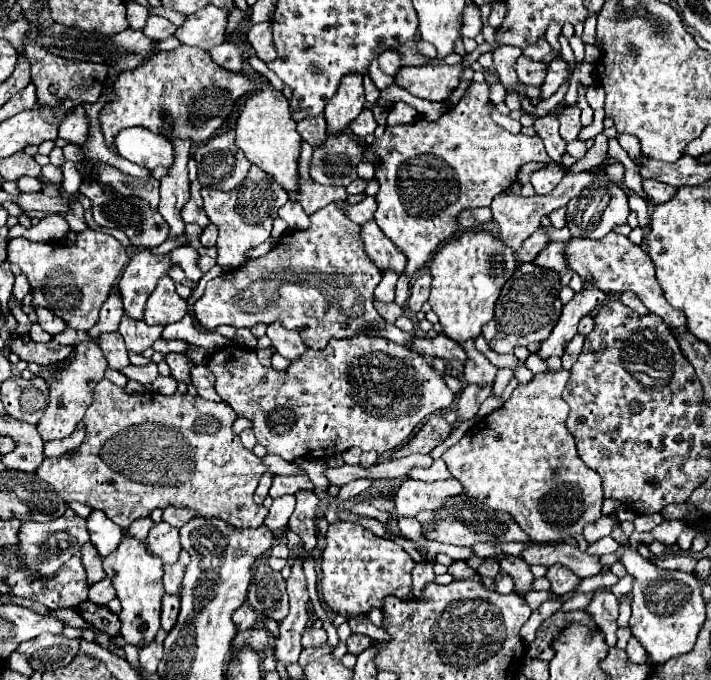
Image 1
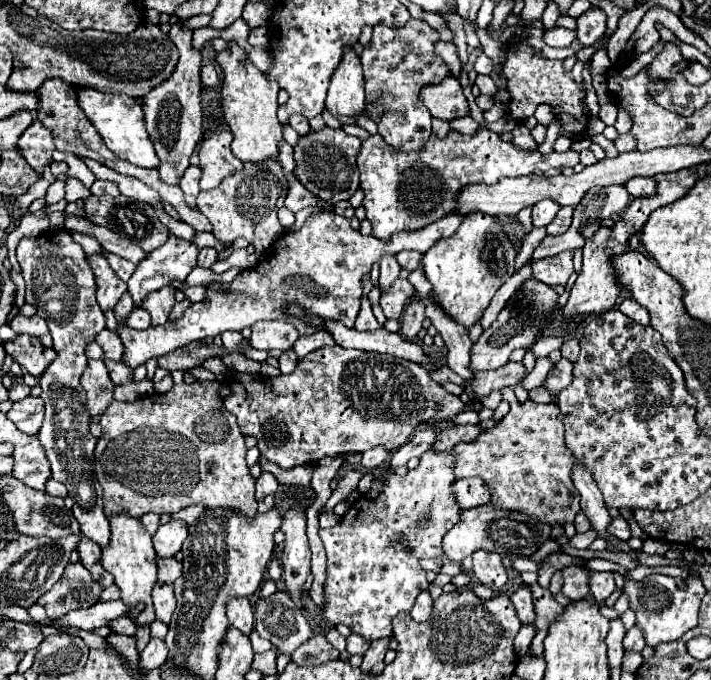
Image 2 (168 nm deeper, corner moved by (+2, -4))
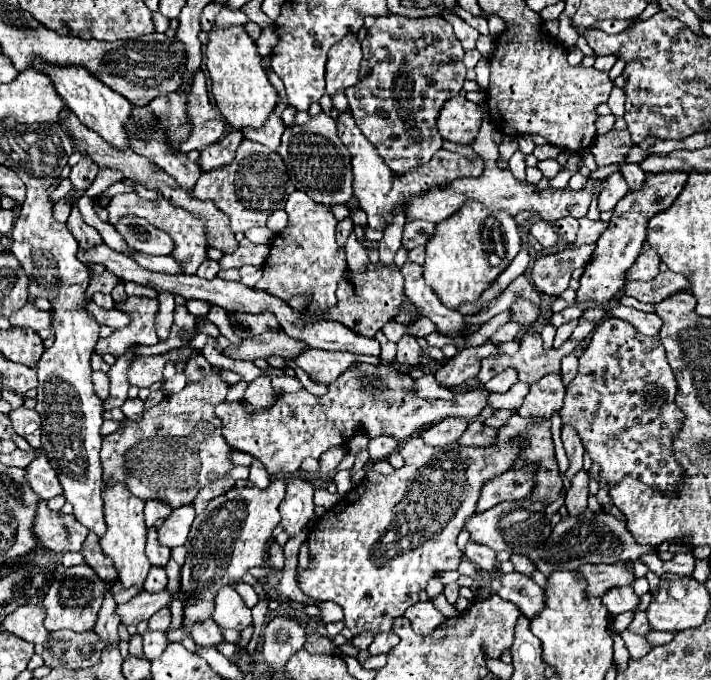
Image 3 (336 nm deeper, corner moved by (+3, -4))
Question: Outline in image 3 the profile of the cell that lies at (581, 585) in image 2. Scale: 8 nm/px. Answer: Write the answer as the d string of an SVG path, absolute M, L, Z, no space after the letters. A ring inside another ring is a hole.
M616 563L616 565L586 565L586 567L578 567L578 577L586 579L588 587L586 593L600 597L602 593L606 593L612 587L622 587L622 585L632 585L634 575L632 569Z

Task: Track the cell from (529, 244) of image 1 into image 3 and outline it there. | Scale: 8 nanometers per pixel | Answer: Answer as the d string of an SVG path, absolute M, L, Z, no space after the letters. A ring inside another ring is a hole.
M586 217L580 219L580 229L578 229L578 235L576 235L576 241L572 243L572 247L576 245L590 245L590 243L596 243L600 233L606 229L606 223L604 221L590 221Z

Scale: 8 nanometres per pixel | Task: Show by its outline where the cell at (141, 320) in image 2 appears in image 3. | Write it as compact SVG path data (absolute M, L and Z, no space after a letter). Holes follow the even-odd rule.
M90 303L90 305L88 305L88 311L94 315L94 319L96 319L100 325L110 325L112 329L122 329L122 327L126 327L126 325L132 321L132 319L130 319L130 313L120 311L120 309L116 309L116 307L110 309L110 311L106 311L106 309Z

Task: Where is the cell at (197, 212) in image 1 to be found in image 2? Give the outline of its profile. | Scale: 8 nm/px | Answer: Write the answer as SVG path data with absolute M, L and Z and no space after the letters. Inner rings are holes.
M191 165L185 175L179 181L179 187L185 193L185 201L193 207L195 205L195 197L199 195L199 179L201 179L201 167L199 165Z

